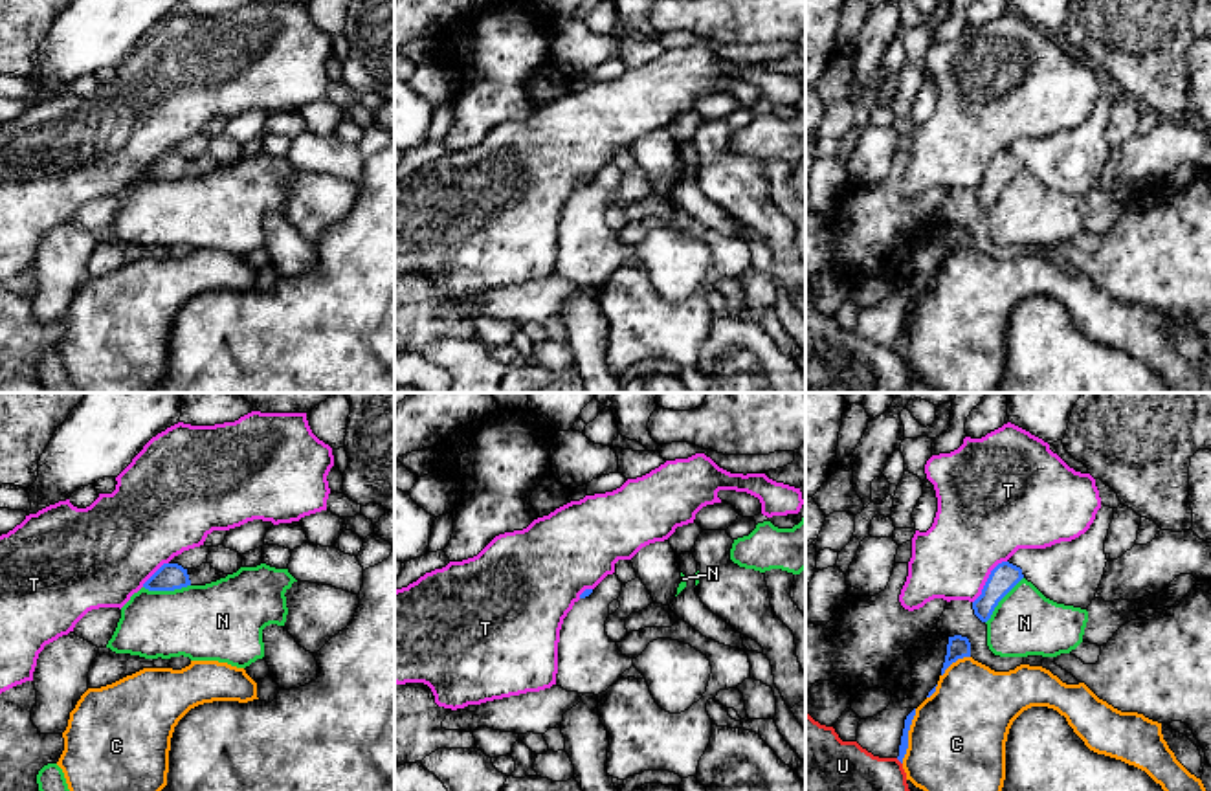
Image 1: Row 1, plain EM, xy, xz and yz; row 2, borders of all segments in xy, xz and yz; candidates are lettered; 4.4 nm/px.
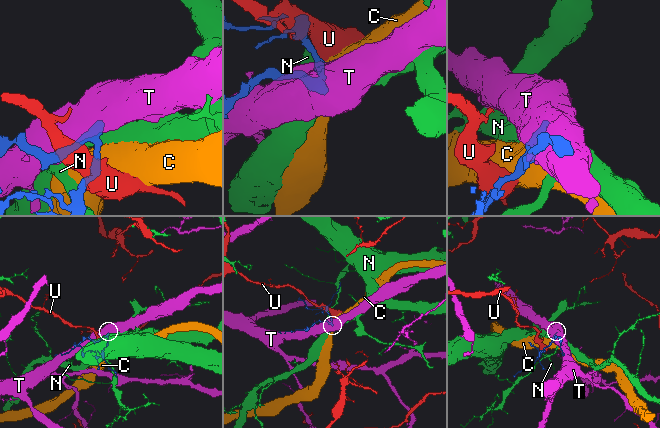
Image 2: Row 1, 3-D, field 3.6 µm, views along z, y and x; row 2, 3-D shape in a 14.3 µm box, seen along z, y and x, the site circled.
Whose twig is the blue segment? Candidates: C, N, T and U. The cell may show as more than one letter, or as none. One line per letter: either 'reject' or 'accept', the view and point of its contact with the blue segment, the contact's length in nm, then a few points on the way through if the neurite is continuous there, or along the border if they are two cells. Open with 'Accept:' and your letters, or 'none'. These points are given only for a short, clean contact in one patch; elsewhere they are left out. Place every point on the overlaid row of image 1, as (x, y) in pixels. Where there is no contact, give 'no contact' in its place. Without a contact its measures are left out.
Accept: none
C: reject; contact yz (907, 736); length 240 nm
N: reject; contact xy (166, 590); length 200 nm; border xy (189, 584), (178, 590), (144, 588)
T: reject; contact yz (988, 580); length 240 nm
U: reject; contact yz (899, 760); length 40 nm; border yz (896, 758), (901, 764)

